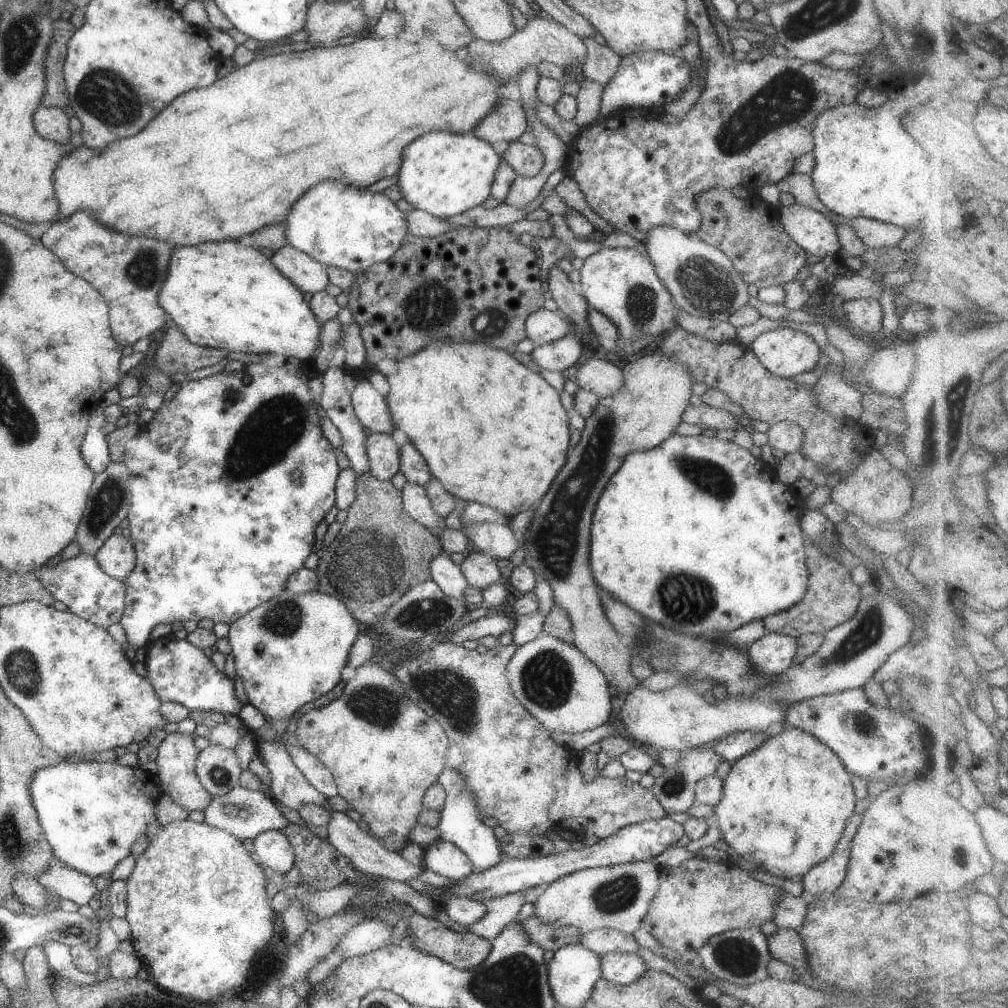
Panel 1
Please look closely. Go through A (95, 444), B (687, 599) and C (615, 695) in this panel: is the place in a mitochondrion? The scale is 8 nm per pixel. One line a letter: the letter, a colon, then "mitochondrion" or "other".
A: other
B: mitochondrion
C: other

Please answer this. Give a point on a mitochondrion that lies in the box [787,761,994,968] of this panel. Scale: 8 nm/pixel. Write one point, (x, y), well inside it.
(961, 854)

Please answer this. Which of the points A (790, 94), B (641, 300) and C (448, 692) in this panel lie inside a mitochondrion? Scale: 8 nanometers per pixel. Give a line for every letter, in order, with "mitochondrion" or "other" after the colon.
A: mitochondrion
B: mitochondrion
C: mitochondrion

